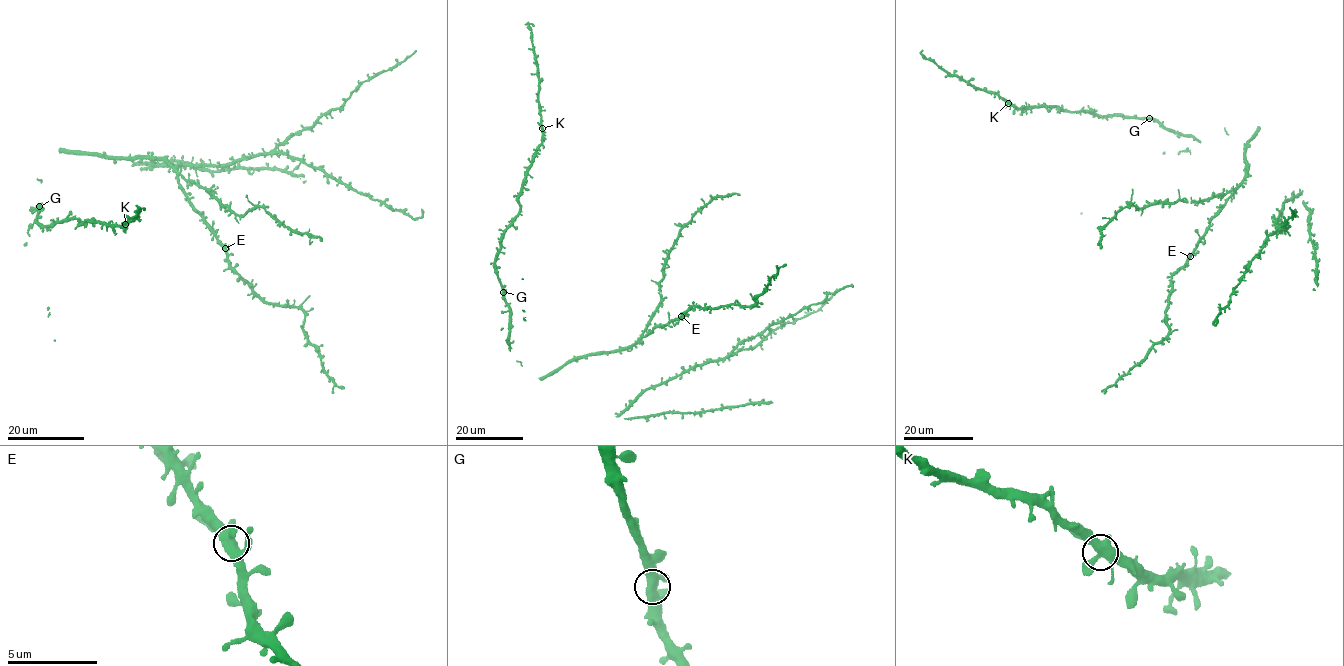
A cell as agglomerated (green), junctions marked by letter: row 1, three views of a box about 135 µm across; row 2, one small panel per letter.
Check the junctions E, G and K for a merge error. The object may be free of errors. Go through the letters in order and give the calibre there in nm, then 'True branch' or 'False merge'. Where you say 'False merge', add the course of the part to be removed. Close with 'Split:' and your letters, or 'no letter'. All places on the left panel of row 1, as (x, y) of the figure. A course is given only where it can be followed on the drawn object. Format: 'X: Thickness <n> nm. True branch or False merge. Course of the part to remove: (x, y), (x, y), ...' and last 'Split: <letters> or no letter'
E: Thickness 460 nm. True branch
G: Thickness 440 nm. True branch
K: Thickness 460 nm. True branch
Split: no letter

